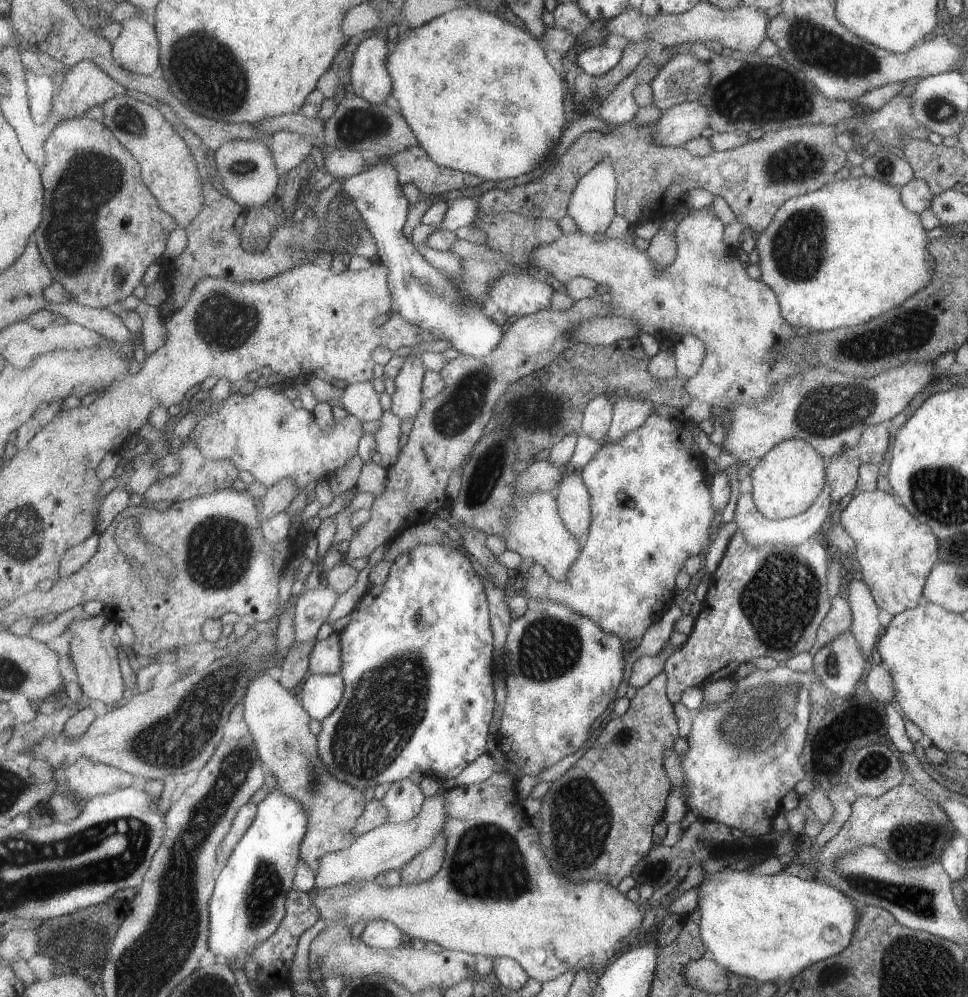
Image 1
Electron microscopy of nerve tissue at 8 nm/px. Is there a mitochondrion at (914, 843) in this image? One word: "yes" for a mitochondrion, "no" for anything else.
yes

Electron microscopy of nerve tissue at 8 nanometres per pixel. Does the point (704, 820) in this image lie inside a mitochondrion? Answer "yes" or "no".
no

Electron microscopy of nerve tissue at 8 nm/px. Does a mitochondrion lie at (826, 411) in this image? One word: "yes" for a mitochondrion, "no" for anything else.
yes

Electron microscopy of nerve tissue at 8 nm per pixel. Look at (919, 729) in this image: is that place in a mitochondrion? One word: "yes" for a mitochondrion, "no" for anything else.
no

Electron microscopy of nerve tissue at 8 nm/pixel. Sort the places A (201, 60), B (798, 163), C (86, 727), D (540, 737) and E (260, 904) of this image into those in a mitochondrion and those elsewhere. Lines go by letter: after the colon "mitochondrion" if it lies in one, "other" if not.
A: mitochondrion
B: mitochondrion
C: other
D: other
E: mitochondrion

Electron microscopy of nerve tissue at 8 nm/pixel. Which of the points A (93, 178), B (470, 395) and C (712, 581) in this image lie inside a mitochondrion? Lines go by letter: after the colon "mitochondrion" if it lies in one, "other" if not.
A: mitochondrion
B: mitochondrion
C: other

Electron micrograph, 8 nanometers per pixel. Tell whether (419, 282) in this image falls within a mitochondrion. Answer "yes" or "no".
yes

